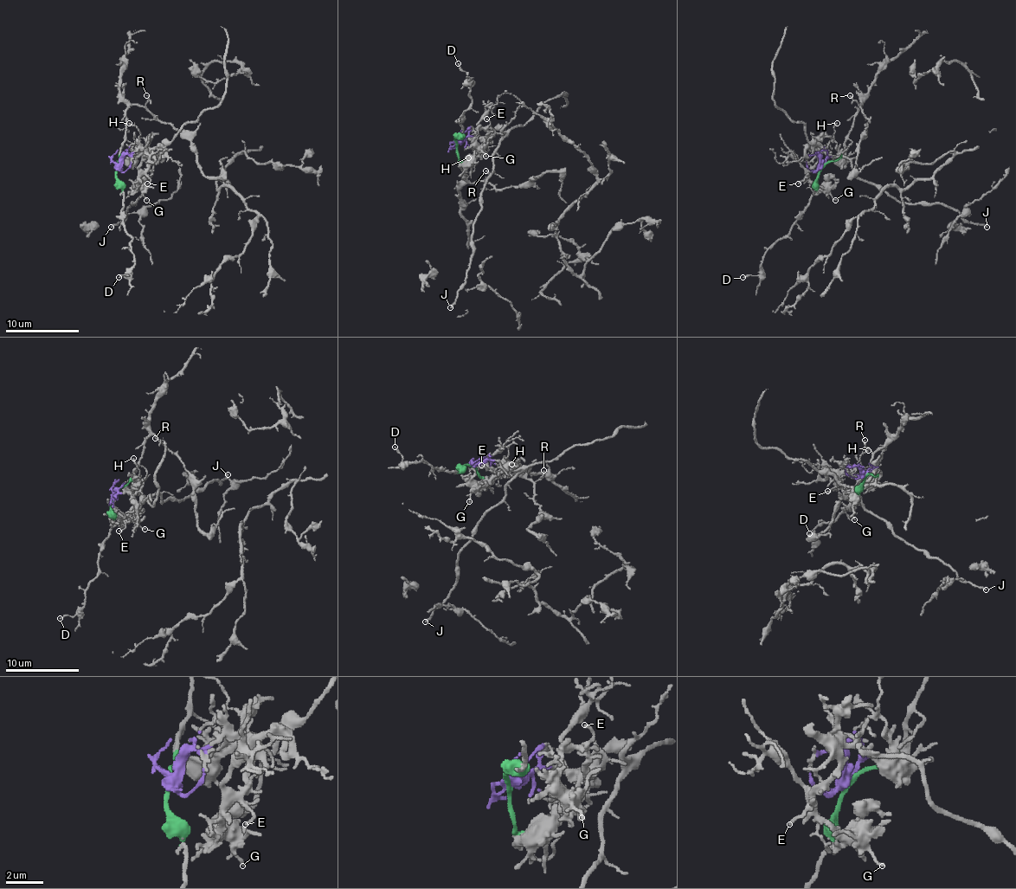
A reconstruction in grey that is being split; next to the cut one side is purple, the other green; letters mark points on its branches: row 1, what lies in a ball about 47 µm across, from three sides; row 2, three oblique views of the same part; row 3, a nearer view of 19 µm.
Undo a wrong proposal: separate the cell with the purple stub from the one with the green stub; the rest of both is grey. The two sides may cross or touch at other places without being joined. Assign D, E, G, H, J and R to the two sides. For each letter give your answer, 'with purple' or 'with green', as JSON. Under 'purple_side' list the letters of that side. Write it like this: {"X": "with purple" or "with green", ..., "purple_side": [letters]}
{"D": "with green", "E": "with purple", "G": "with purple", "H": "with purple", "J": "with purple", "R": "with green", "purple_side": ["E", "G", "H", "J"]}

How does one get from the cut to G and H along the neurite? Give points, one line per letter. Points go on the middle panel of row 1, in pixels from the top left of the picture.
G: (456, 141), (466, 136), (490, 138), (480, 128), (477, 143), (485, 156)
H: (456, 141), (466, 143), (479, 154), (467, 157)

